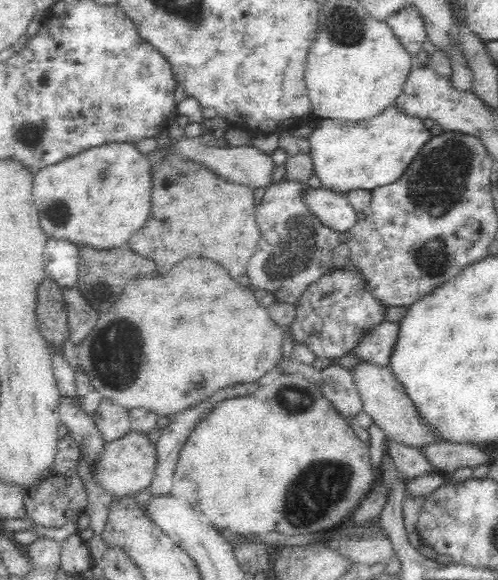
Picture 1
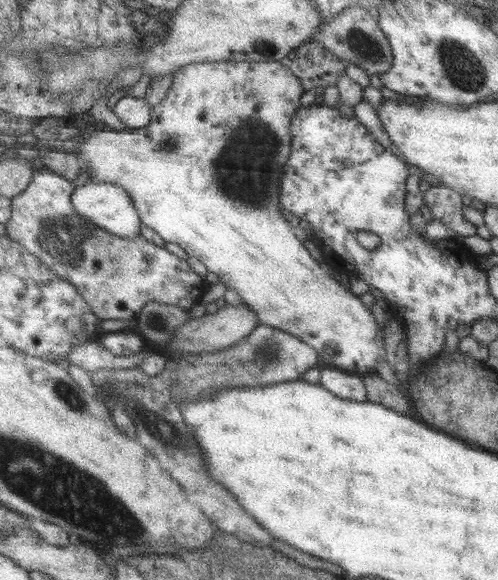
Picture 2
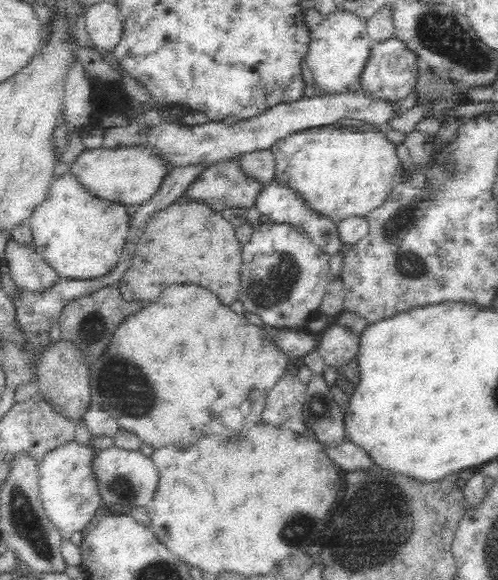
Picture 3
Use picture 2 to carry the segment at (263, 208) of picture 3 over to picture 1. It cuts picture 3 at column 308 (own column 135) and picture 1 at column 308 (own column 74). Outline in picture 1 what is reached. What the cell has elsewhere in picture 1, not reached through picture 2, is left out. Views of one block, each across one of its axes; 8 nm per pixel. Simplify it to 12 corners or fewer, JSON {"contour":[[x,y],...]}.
{"contour":[[322,187],[308,197],[314,215],[339,233],[357,212],[343,193]]}

